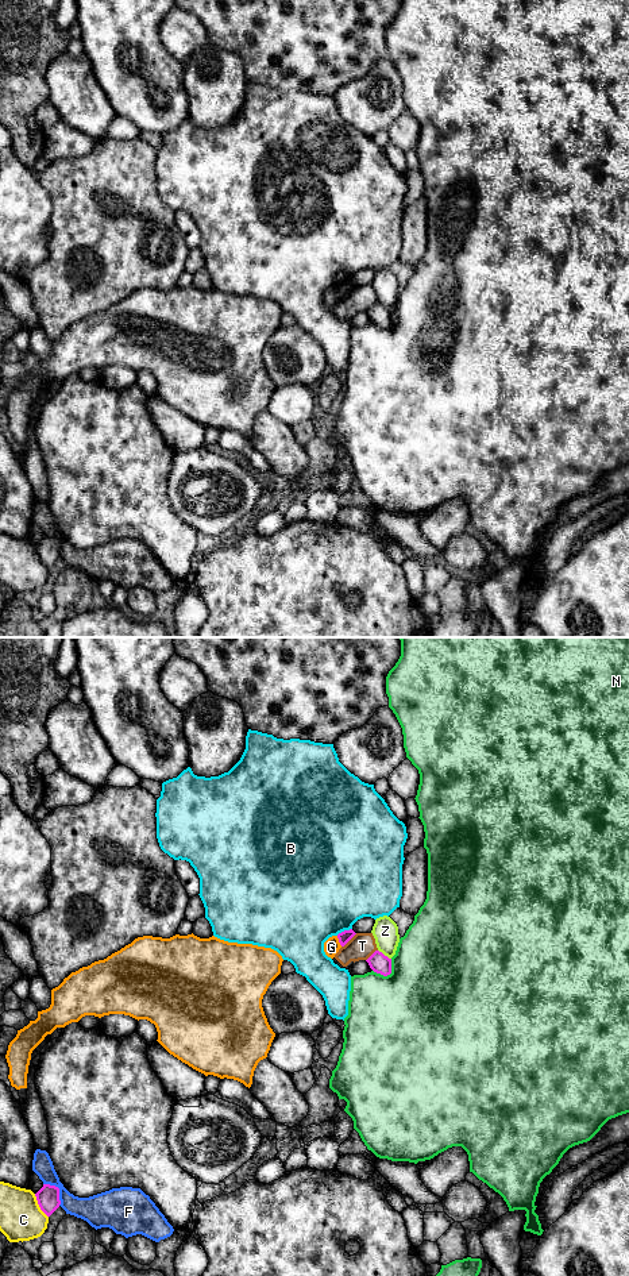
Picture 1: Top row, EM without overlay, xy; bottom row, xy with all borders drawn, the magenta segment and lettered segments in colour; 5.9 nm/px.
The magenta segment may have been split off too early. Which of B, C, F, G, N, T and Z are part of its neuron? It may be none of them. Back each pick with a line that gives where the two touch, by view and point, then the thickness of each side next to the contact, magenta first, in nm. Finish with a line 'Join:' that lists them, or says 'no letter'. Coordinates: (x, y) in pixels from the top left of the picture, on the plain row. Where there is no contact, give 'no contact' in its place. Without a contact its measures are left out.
Join: no letter

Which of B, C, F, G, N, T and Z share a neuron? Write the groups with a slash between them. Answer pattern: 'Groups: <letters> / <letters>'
Groups: B / C / F / G / N / T / Z

